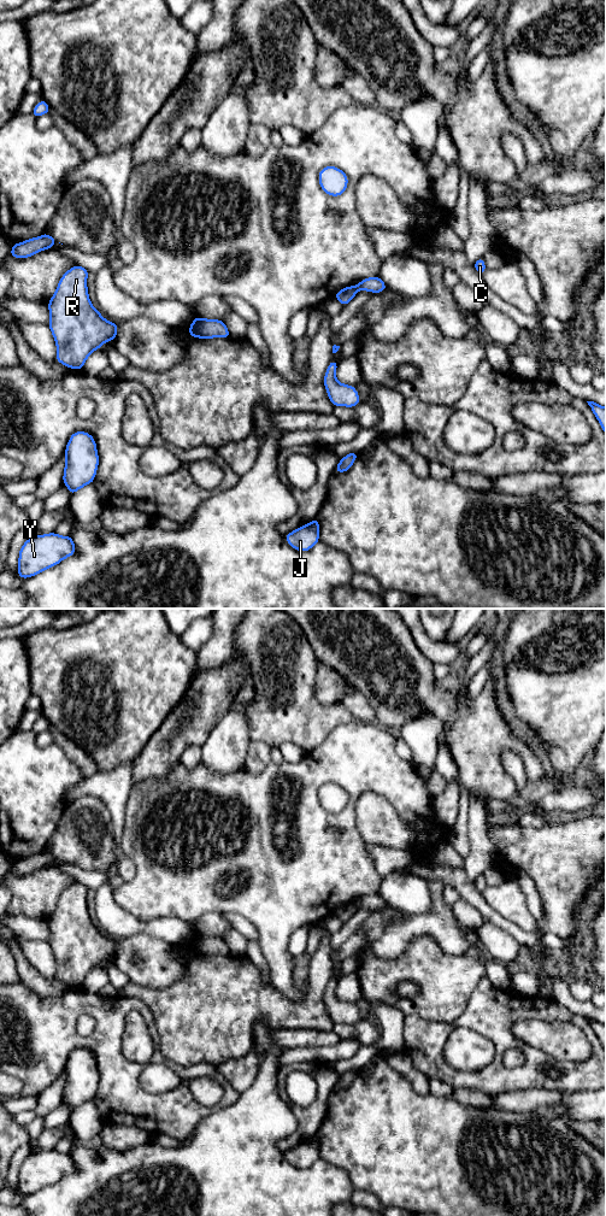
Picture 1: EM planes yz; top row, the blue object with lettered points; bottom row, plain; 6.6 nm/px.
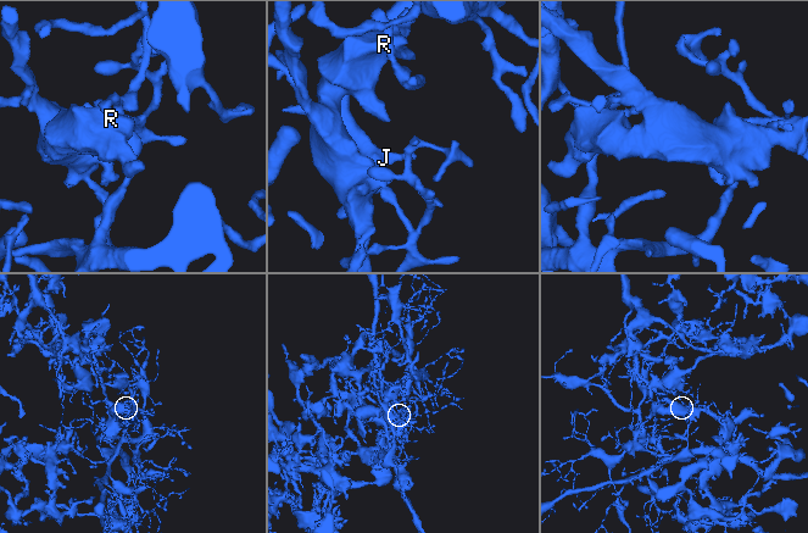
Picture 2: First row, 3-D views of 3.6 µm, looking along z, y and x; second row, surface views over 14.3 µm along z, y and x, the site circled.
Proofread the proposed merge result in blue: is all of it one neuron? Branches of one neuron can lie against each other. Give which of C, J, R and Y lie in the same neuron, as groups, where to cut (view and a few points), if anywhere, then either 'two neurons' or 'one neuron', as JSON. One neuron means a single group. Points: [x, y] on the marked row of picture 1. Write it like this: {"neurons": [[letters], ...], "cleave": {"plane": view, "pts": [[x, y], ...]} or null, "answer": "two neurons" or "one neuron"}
{"neurons": [["C", "J", "Y"], ["R"]], "cleave": {"plane": "yz", "pts": [[357, 286], [359, 288]]}, "answer": "two neurons"}

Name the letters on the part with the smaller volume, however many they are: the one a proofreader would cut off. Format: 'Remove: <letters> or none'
Remove: C, J, Y

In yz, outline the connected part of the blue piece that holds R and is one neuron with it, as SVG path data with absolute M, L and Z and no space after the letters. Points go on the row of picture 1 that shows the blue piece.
M81 265L69 269L60 278L57 290L48 305L48 327L55 340L55 360L70 368L82 370L87 358L107 341L113 341L118 333L118 324L105 319L101 313L92 305L87 278L88 270Z

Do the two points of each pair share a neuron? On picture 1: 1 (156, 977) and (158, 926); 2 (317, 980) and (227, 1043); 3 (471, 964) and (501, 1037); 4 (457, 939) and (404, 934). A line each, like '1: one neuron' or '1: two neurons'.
1: two neurons
2: one neuron
3: two neurons
4: one neuron

